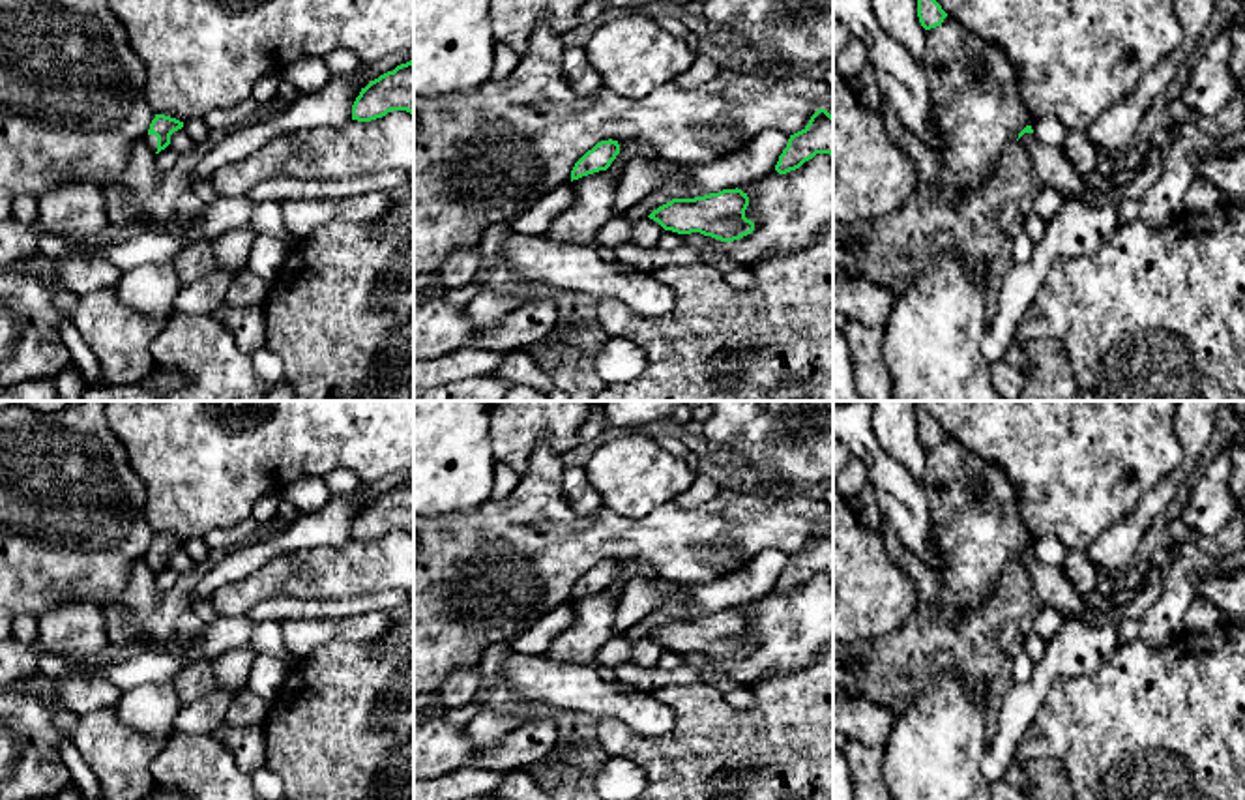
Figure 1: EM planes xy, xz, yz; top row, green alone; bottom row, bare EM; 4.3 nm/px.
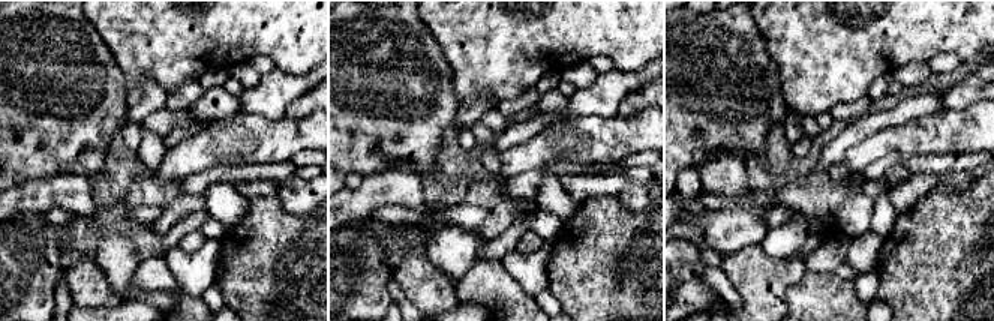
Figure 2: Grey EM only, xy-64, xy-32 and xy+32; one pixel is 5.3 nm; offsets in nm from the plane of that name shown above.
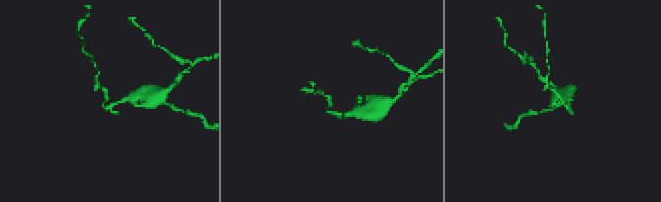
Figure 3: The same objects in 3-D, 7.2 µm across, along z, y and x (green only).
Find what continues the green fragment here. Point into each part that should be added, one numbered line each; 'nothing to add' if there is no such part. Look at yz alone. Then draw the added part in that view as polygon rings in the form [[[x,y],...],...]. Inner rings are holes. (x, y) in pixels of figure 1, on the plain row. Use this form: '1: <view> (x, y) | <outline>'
1: yz (1056, 591) | [[[1024,553],[1018,562],[1028,570],[1043,605],[1056,609],[1065,618],[1082,615],[1084,596],[1077,592],[1063,568],[1045,566],[1033,553]]]

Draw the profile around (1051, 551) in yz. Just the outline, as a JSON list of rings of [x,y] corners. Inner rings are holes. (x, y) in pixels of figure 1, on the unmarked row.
[[[1043,536],[1032,543],[1037,560],[1048,568],[1062,568],[1067,560],[1067,547],[1054,536]]]

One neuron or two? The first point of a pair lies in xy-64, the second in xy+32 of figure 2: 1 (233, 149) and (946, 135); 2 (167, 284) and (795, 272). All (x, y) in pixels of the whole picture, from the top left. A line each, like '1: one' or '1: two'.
1: one
2: two

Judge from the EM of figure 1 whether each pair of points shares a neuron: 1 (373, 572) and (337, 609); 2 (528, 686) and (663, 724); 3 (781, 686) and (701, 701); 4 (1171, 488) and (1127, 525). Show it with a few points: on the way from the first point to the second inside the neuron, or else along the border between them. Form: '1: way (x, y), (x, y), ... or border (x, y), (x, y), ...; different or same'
1: border (394, 589), (307, 600); different
2: way (562, 686), (577, 686), (629, 707); same
3: way (762, 707), (751, 718), (721, 718); same
4: way (1159, 497), (1139, 518); same

